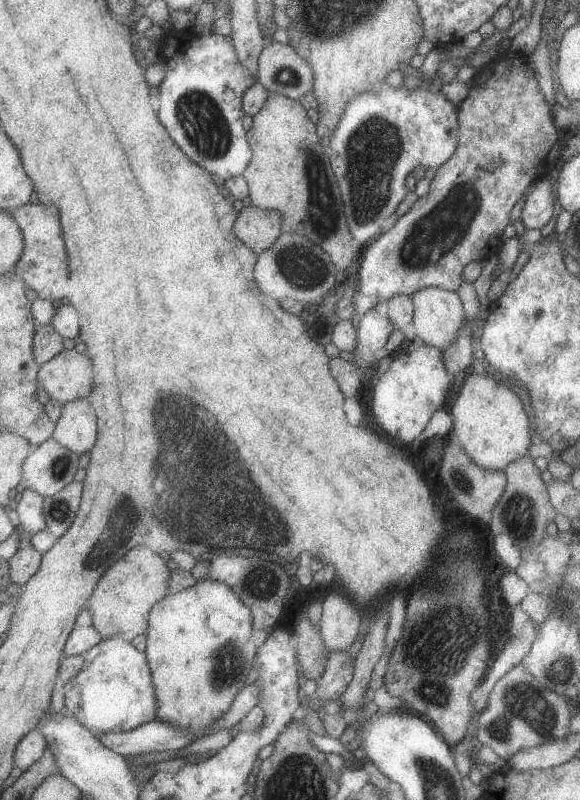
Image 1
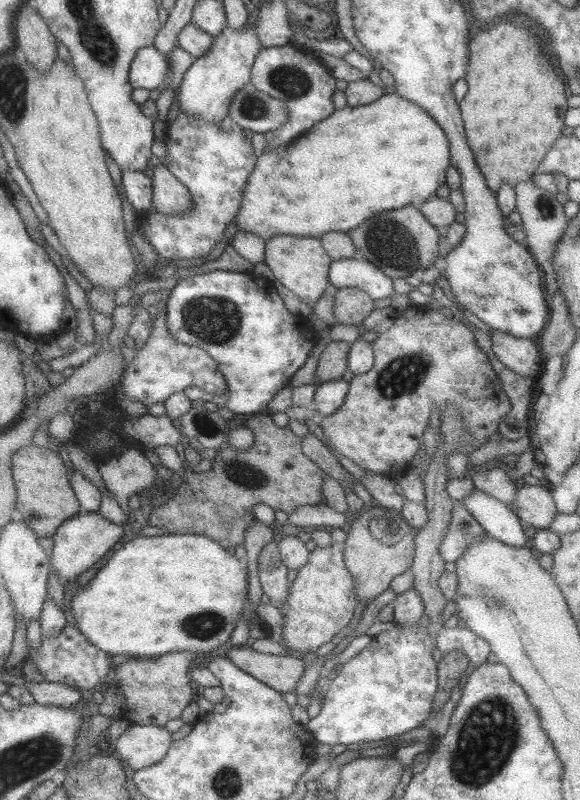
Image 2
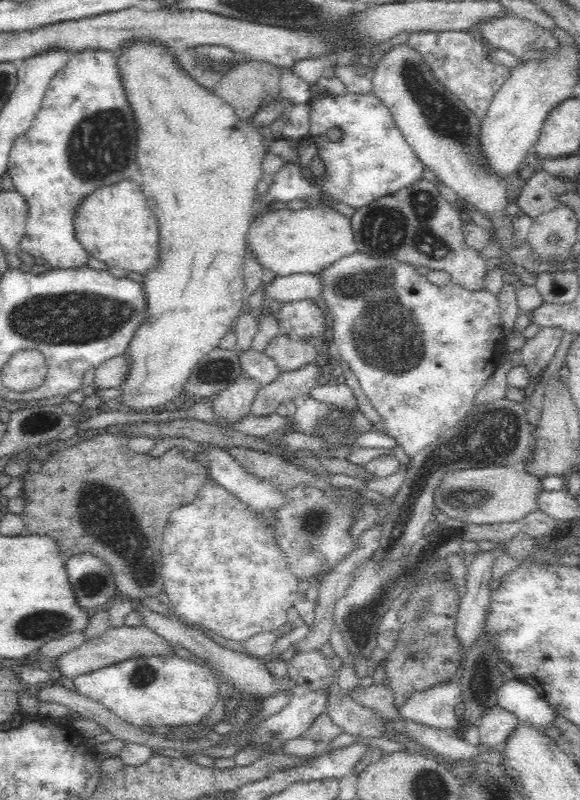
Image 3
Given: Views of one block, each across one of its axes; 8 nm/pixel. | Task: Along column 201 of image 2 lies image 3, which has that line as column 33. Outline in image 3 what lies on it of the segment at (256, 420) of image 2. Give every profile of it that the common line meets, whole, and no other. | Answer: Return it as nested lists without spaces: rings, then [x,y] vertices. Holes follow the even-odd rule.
[[[101,431],[76,445],[47,454],[39,472],[23,475],[26,504],[20,518],[22,535],[46,535],[58,543],[66,558],[76,554],[92,554],[106,562],[115,577],[117,593],[141,604],[142,598],[164,591],[161,576],[163,530],[170,511],[194,502],[197,494],[210,480],[209,471],[200,462],[185,458],[182,447],[172,447],[158,458],[130,450],[129,438],[120,432]]]

